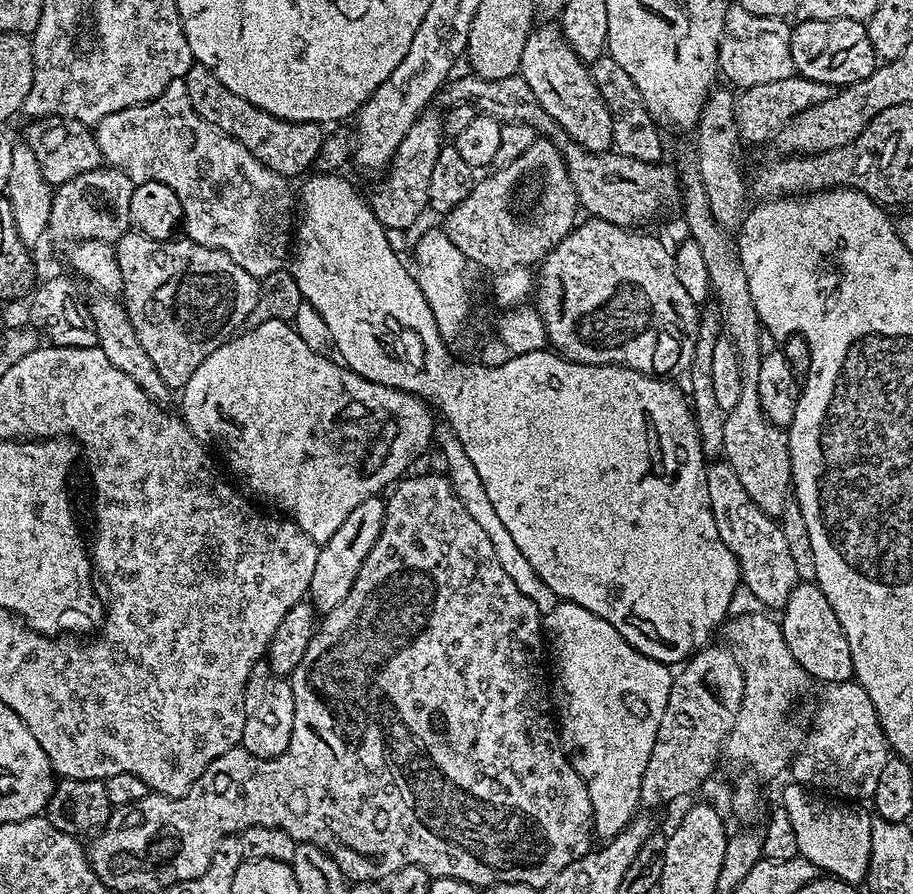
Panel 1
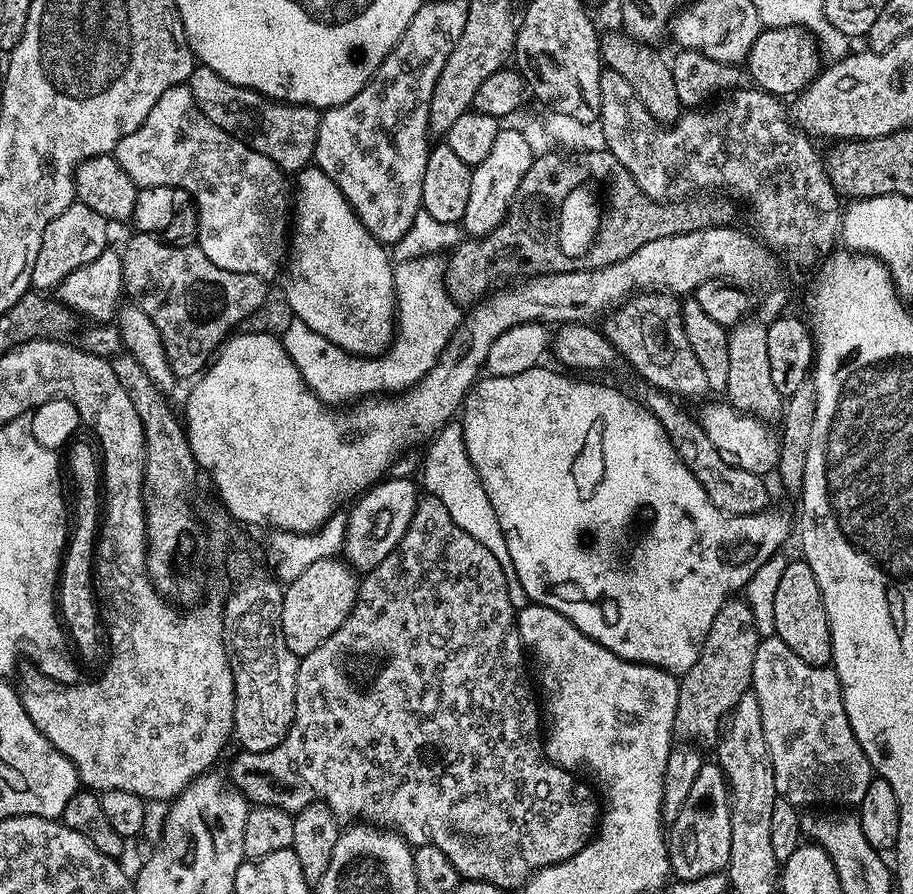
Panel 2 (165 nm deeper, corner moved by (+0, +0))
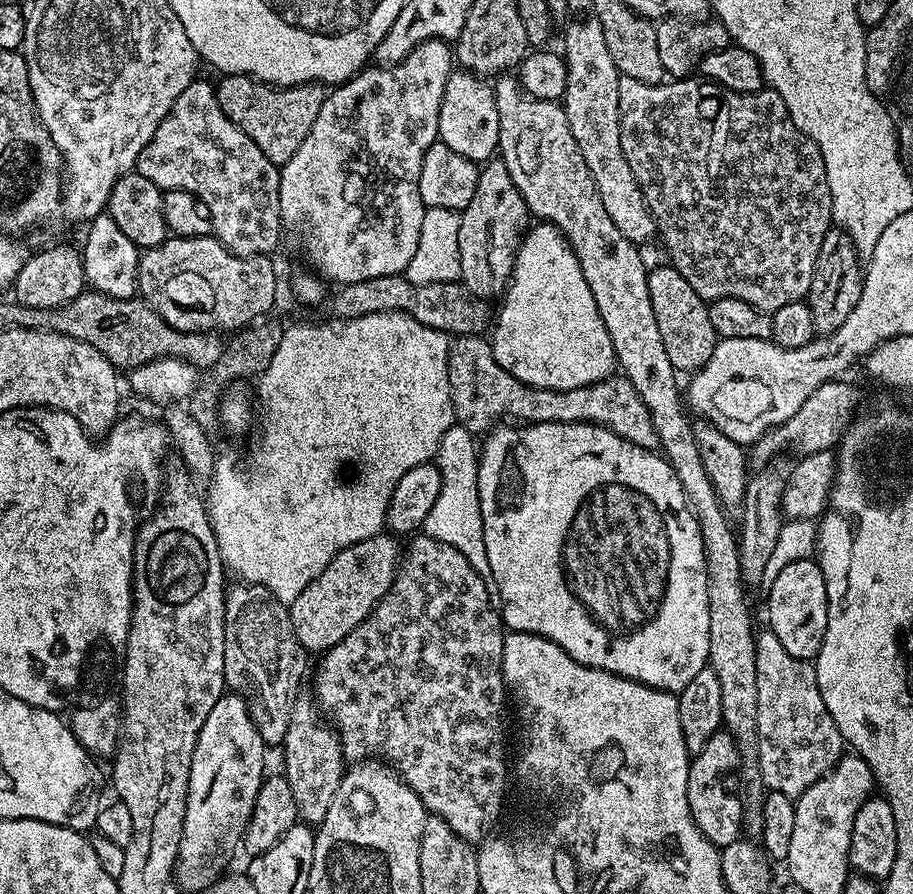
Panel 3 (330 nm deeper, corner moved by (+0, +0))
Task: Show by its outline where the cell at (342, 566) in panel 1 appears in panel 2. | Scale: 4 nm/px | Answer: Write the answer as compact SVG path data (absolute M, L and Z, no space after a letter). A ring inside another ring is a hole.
M408 478L381 479L355 501L357 504L352 513L347 513L342 556L357 573L366 574L374 570L374 566L378 566L378 562L382 562L382 558L402 542L402 534L406 534L406 526L410 526L410 518L414 518L418 499L418 491L412 482Z

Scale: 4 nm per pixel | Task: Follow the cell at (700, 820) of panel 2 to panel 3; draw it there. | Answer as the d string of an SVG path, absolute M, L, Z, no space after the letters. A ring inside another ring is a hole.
M721 730L714 733L710 742L706 742L706 746L702 746L702 750L691 757L688 766L690 814L698 830L702 830L704 837L719 849L724 849L741 839L744 826L744 805L741 797L737 793L735 796L724 781L732 764L740 764L740 752L736 749L732 735L726 730Z

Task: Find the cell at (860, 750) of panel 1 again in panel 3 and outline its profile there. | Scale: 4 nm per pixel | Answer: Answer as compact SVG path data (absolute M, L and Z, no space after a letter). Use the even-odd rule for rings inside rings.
M771 629L763 631L755 642L759 772L767 791L796 799L837 764L846 745L818 690L815 665L787 653Z

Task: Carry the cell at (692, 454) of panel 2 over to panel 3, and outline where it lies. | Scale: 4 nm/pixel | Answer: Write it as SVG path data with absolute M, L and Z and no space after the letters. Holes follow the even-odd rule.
M483 335L457 336L451 341L448 350L448 373L456 423L473 434L487 433L505 418L530 424L601 424L623 440L634 442L639 448L660 448L660 438L650 418L650 410L646 410L642 398L623 374L613 374L606 380L578 386L574 390L559 392L549 388L532 388L529 384L518 382L518 378L498 366L491 343Z

